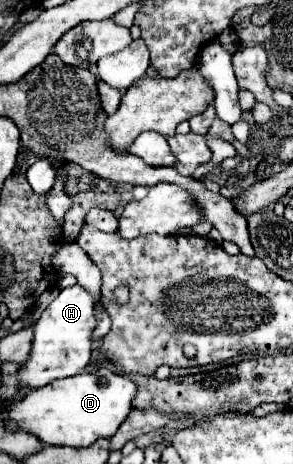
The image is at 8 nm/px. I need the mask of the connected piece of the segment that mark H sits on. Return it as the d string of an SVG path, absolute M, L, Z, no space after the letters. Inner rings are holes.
M69 286L59 292L59 296L43 310L41 318L33 324L33 342L29 358L19 364L17 378L21 386L21 396L27 390L43 388L57 378L67 378L79 374L89 364L91 344L89 336L95 328L95 312L93 312L93 298L79 286Z

